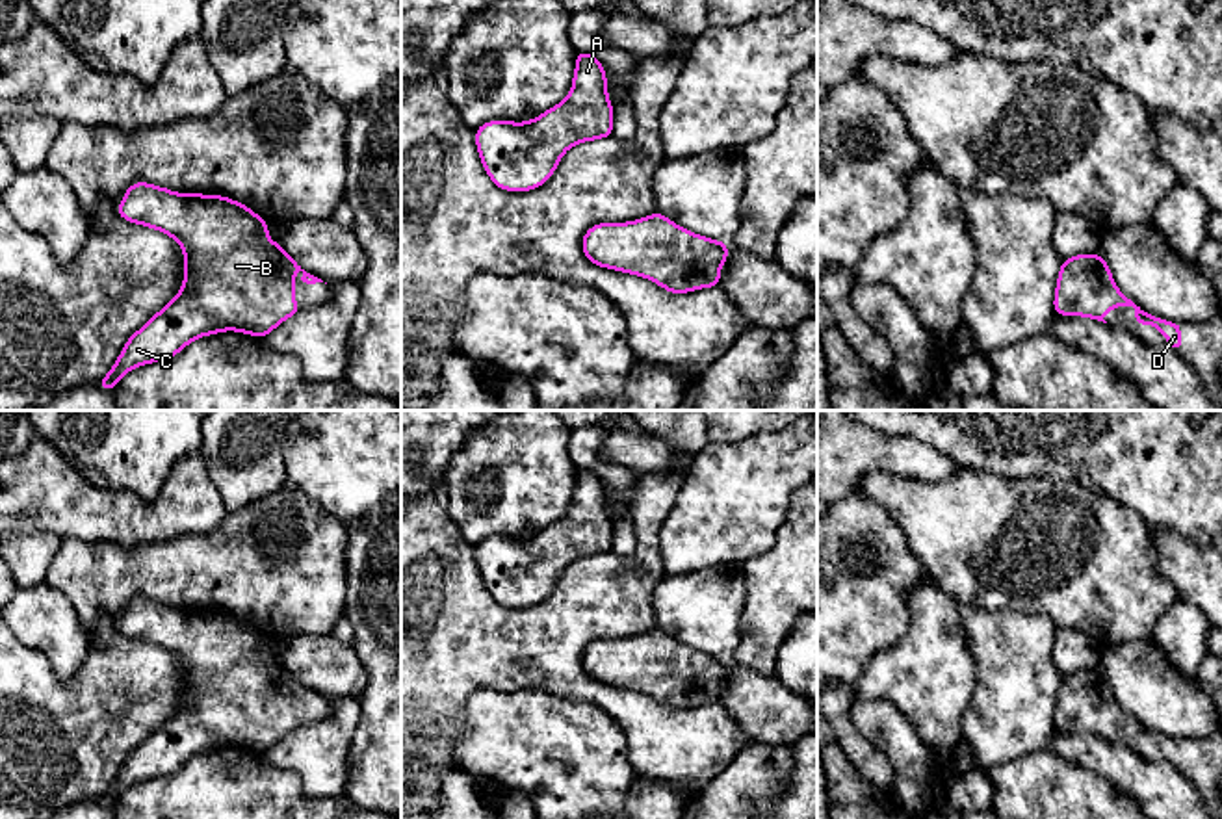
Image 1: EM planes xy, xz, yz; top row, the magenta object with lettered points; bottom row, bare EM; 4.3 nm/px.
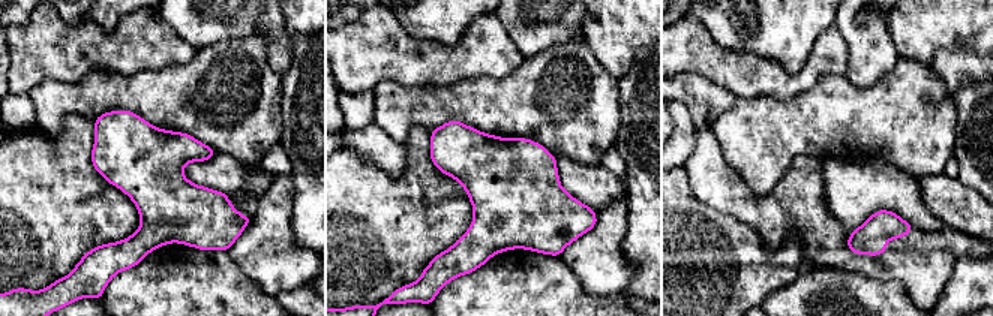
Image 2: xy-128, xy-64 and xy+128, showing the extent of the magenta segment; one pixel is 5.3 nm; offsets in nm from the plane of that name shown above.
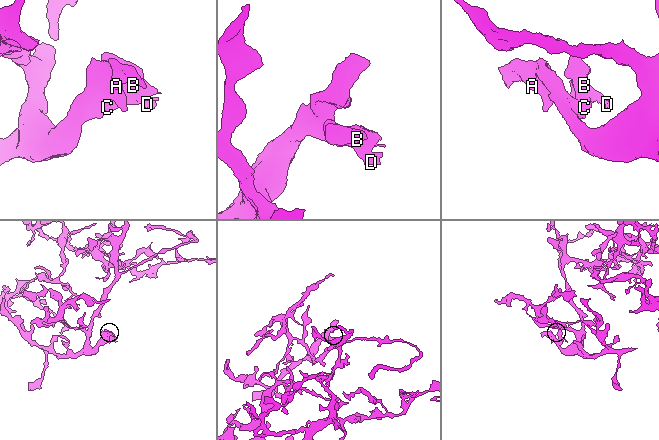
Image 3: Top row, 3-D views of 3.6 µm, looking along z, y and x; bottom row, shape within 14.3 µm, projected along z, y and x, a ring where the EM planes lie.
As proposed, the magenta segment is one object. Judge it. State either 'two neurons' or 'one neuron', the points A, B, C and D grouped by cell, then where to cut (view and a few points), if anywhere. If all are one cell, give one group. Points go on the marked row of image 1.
one neuron | A B C D | no cut

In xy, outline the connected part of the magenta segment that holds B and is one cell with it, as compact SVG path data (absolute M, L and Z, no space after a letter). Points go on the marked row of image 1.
M136 182L126 189L117 214L130 223L169 234L184 249L184 284L169 305L128 338L113 368L97 383L110 392L124 373L171 358L201 336L238 331L264 338L301 312L295 305L293 271L301 271L301 280L306 284L323 282L269 240L267 221L228 197L175 193L149 182Z

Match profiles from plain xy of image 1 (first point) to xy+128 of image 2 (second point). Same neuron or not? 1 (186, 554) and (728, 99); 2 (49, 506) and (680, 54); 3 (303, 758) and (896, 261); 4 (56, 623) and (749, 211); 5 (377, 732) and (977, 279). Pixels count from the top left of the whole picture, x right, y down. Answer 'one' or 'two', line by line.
1: two
2: one
3: one
4: one
5: one

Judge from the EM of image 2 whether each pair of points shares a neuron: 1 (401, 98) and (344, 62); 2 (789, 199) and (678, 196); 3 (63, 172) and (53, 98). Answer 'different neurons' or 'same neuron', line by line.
1: different neurons
2: different neurons
3: different neurons

